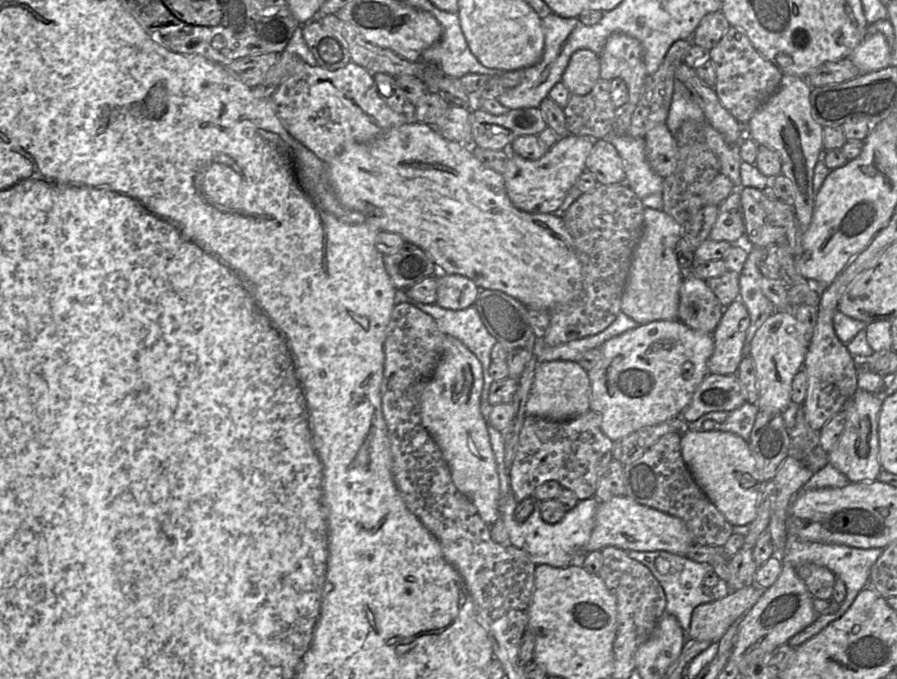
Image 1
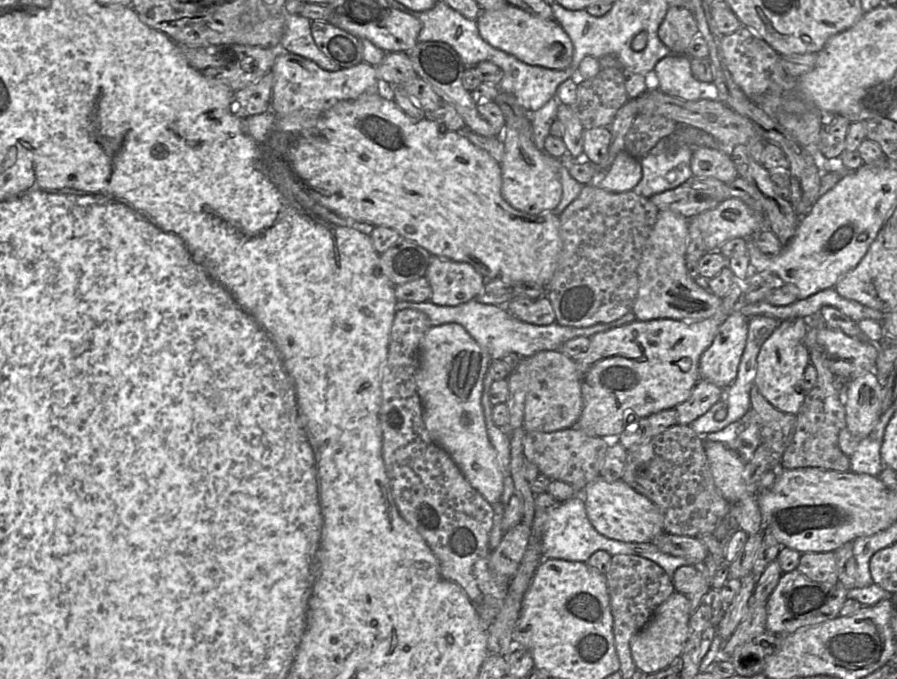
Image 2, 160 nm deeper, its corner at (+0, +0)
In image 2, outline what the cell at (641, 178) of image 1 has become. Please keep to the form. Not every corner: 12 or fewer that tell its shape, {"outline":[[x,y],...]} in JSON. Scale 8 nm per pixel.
{"outline":[[661,139],[633,191],[651,198],[693,177],[693,146]]}

